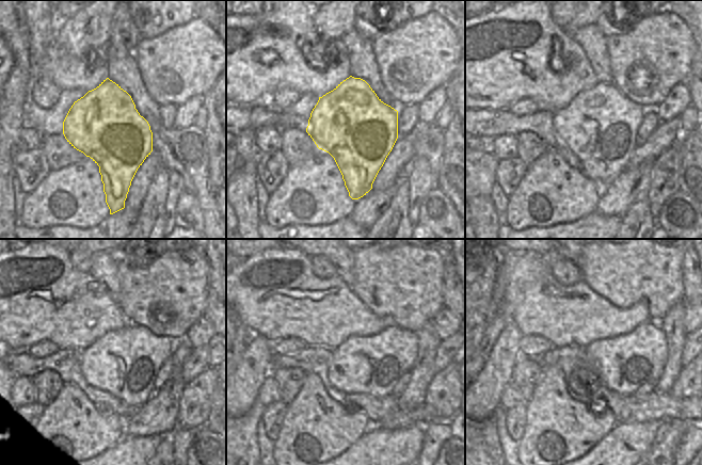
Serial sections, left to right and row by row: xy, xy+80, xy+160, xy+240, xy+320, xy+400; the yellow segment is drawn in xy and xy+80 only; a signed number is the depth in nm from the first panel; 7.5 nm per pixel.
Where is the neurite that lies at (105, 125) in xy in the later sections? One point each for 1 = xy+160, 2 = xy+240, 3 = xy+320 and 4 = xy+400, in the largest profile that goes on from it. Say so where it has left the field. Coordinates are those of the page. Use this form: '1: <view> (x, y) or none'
1: xy+160 (600, 125)
2: xy+240 (124, 363)
3: xy+320 (372, 365)
4: xy+400 (625, 363)

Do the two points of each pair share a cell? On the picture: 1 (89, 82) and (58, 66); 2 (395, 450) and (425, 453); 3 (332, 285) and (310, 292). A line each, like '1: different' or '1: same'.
1: same
2: different
3: same

